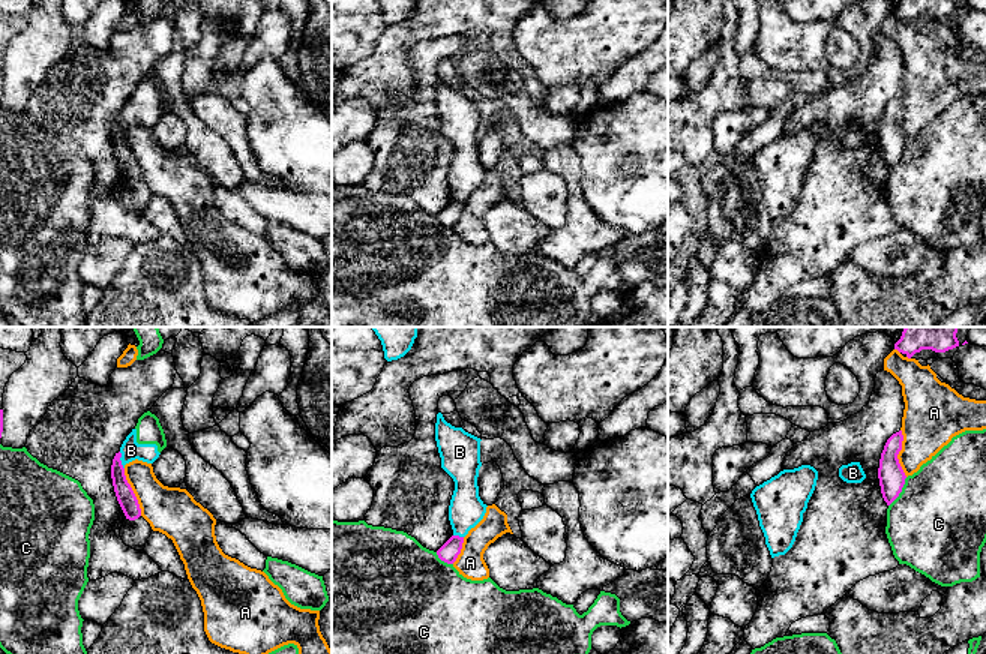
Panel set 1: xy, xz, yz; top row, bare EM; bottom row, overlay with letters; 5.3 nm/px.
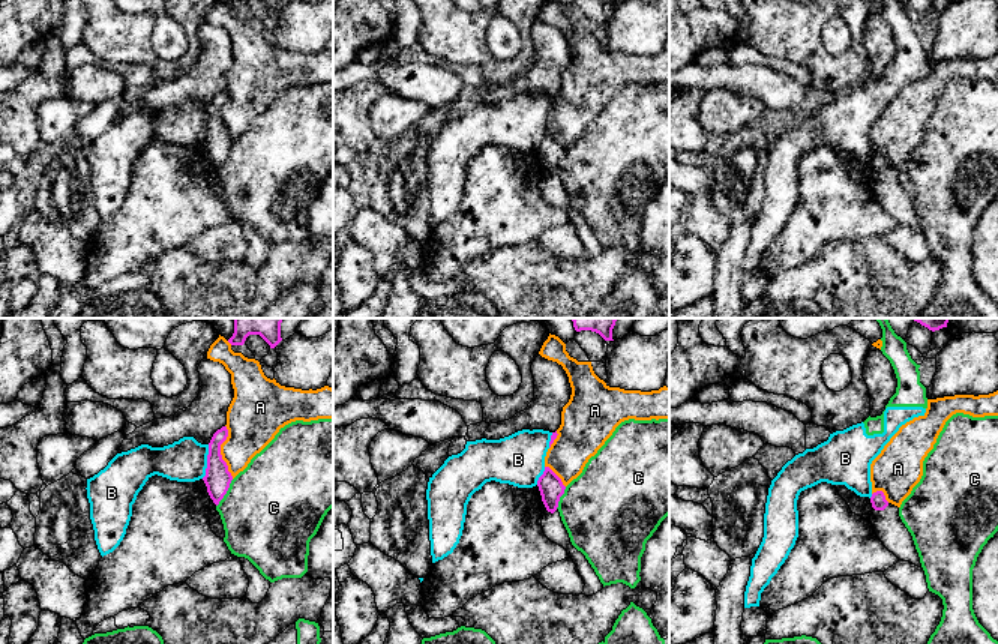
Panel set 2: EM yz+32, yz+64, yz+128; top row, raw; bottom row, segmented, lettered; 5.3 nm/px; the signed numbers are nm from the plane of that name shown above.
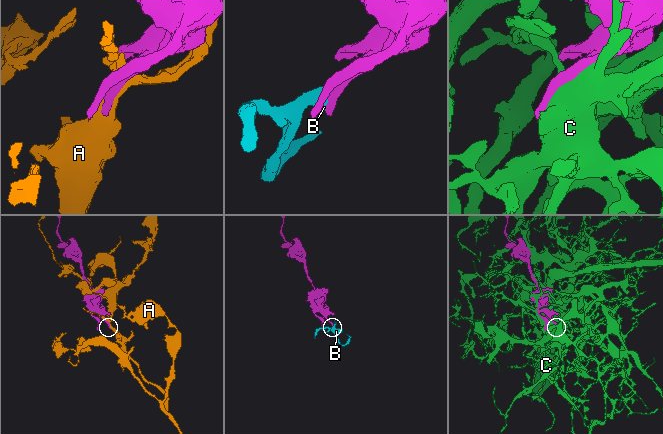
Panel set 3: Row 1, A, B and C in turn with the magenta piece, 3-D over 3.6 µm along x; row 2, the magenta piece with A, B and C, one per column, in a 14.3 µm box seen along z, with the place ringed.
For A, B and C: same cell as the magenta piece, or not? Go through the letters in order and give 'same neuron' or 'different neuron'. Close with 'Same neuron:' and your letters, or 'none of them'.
A: different neuron
B: different neuron
C: different neuron
Same neuron: none of them

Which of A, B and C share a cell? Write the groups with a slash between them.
A / B C

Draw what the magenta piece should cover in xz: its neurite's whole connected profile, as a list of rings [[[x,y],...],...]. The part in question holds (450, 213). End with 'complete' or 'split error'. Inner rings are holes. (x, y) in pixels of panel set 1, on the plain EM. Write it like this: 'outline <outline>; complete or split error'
outline [[[452,200],[438,214],[437,219],[441,225],[453,228],[461,218],[464,201]]]; complete

